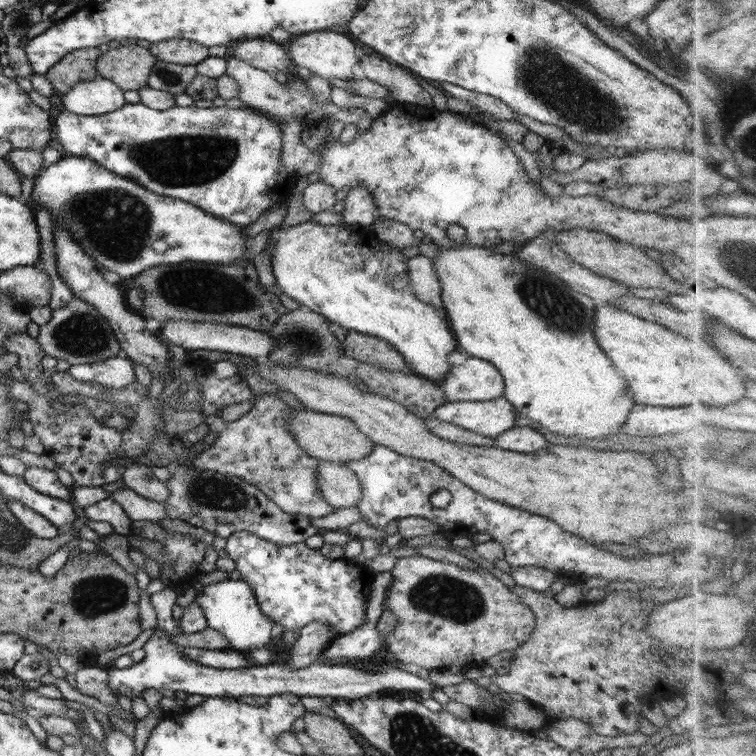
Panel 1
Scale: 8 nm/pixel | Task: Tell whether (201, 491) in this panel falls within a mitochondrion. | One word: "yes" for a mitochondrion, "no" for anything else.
yes

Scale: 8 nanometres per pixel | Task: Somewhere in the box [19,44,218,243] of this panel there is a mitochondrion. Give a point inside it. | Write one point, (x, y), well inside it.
(167, 77)

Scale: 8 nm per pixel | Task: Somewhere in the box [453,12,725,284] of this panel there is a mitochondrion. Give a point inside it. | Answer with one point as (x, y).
(550, 80)

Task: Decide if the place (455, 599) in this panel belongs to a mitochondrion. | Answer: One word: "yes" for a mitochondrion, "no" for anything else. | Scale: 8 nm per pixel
yes

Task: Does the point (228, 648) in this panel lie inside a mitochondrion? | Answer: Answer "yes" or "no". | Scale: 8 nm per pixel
no

